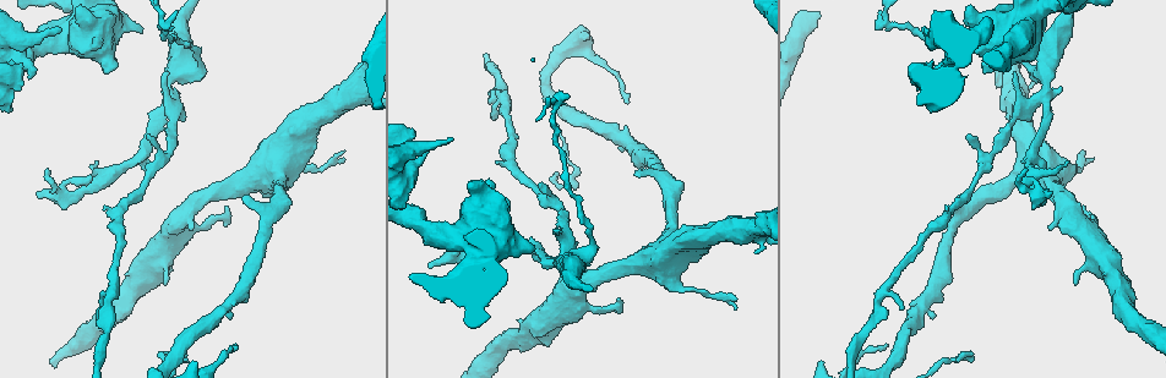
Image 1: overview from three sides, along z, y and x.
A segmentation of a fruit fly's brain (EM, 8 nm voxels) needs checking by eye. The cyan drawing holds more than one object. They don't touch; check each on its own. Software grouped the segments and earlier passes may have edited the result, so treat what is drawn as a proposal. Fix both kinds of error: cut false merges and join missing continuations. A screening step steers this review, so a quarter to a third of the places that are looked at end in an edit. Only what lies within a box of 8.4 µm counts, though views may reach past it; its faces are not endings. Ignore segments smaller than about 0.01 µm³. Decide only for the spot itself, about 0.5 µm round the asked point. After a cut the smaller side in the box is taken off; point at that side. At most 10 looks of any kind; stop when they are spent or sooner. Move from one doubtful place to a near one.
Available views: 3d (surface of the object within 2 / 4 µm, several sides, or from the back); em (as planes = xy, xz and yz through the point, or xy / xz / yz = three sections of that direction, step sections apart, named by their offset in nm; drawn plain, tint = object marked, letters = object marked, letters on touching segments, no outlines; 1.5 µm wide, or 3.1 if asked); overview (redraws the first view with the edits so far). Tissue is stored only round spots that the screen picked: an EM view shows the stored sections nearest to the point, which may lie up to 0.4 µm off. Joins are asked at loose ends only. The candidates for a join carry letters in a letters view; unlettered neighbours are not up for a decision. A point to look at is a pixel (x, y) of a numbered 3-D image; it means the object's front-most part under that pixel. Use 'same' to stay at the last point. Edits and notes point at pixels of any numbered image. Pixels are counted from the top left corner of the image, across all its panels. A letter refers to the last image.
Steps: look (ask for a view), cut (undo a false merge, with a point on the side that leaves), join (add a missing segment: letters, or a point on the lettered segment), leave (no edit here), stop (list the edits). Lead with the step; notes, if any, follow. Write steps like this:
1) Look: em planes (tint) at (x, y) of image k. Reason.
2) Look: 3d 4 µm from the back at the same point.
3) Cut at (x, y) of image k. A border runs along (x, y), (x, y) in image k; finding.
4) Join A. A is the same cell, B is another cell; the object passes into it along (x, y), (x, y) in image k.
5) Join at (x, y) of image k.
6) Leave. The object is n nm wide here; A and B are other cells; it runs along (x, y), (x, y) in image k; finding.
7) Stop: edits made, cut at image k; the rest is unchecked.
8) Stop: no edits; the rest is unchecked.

Look: 3d 4 µm at (492, 118) of image 1. Tapers out.

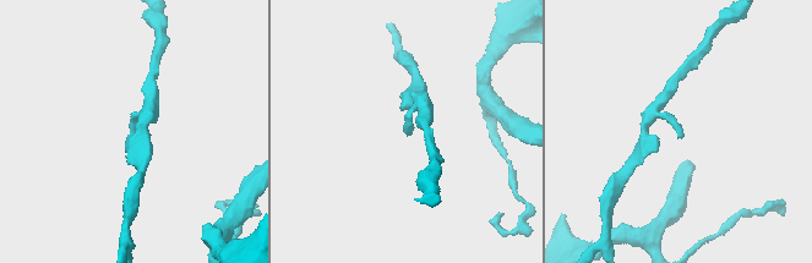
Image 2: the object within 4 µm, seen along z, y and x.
Look: em yz step 4 (tint) at (403, 128) of image 2. Now the EM.

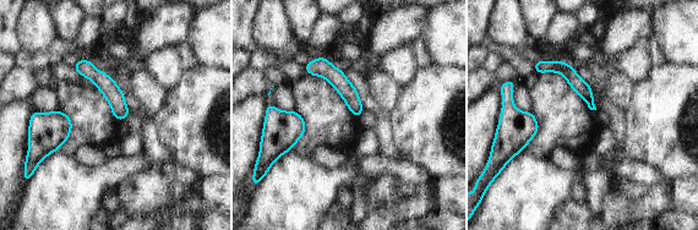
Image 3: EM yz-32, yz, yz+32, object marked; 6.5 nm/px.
Look: em planes (letters) at the same point. Another direction.

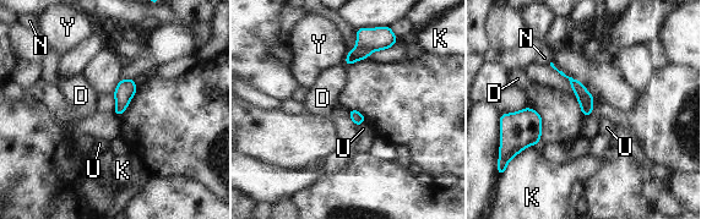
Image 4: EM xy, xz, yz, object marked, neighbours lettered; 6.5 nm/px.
Leave. The longest contact is with K, 160 nm; D, K, N, U and Y are other cells; a border runs along (364, 121), (356, 126) in image 4; no lettered segment goes on from it.

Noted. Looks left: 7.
Look: 3d 4 µm at (241, 198) of image 1. Branch stops here.

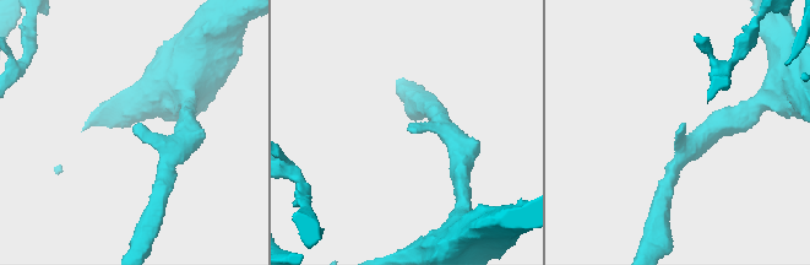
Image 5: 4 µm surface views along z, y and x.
Look: em xy step 8 (tint) at (683, 126) of image 5. Shape alone is not enough.

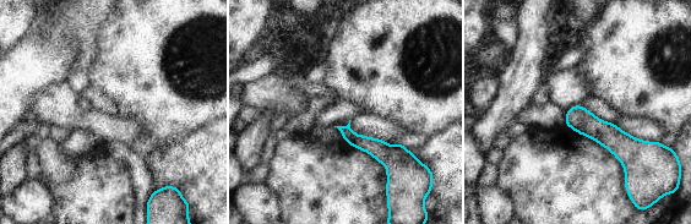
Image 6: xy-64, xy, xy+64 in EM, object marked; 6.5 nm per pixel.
Look: em planes (letters) at the same point.

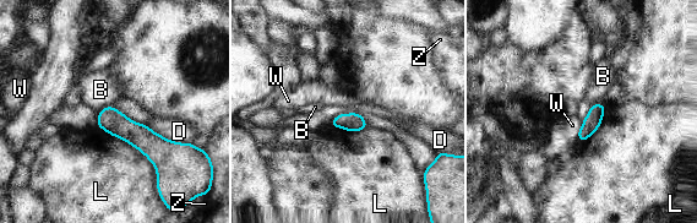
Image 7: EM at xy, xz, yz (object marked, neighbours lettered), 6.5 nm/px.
Leave. B, D, L, W and Z are other cells; it runs along (102, 114), (154, 147), (177, 147) in image 7; none of them fits.

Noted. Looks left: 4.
Look: em xy step 8 (tint) at (1044, 95) of image 1. Branch point.

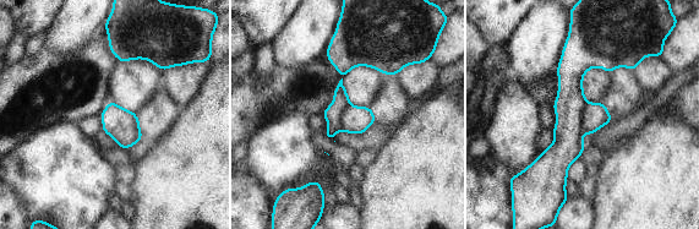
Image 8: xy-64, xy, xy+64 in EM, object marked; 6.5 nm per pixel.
Look: em planes (letters) at the same point.

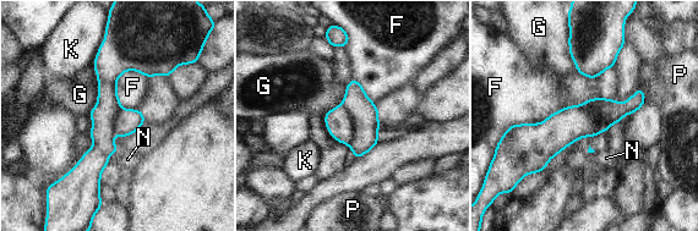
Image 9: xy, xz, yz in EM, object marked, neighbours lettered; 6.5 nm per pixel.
Cut at (364, 111) of image 9. The longest contact is with G, 340 nm; F, G, K, N and P are other cells; a second cell is stuck on.

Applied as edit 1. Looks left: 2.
Look: overview. See it whole again.

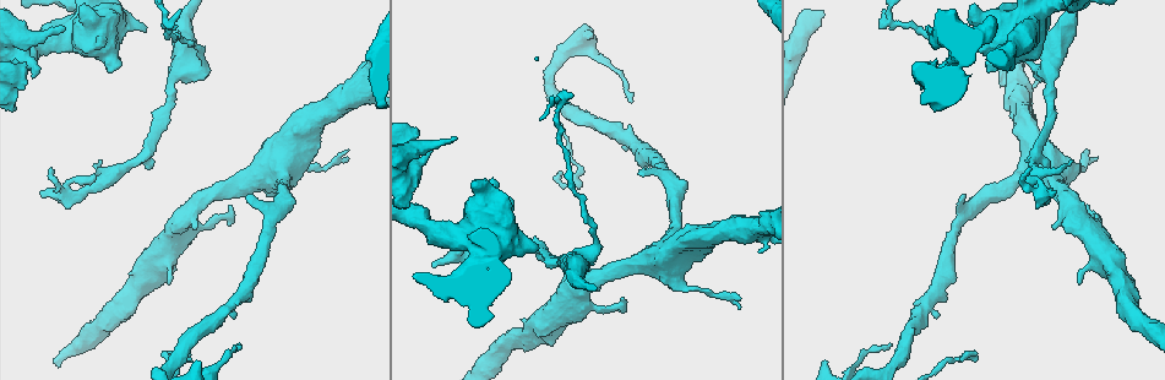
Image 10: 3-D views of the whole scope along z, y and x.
Look: em planes (letters) at (925, 29) of image 10. Free end.

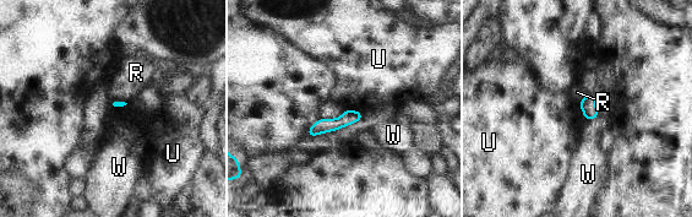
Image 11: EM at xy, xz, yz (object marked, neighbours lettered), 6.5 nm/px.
Leave. R, U and W are other cells; none of them fits.

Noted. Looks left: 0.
Stop: edits made, cut at image 9; the rest is unchecked.

